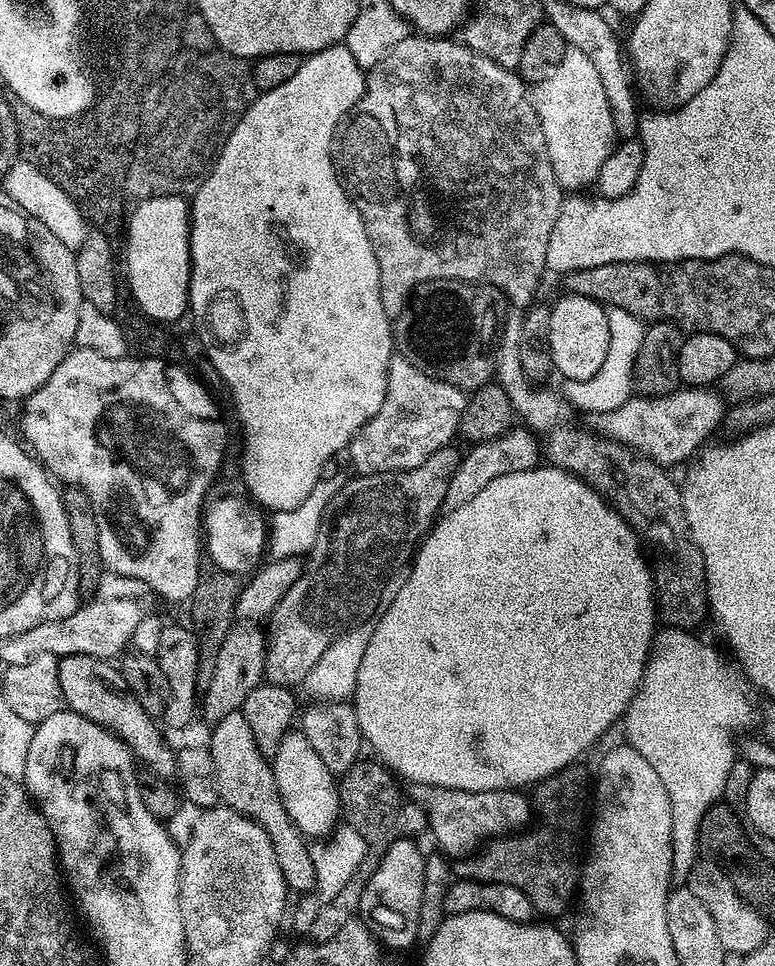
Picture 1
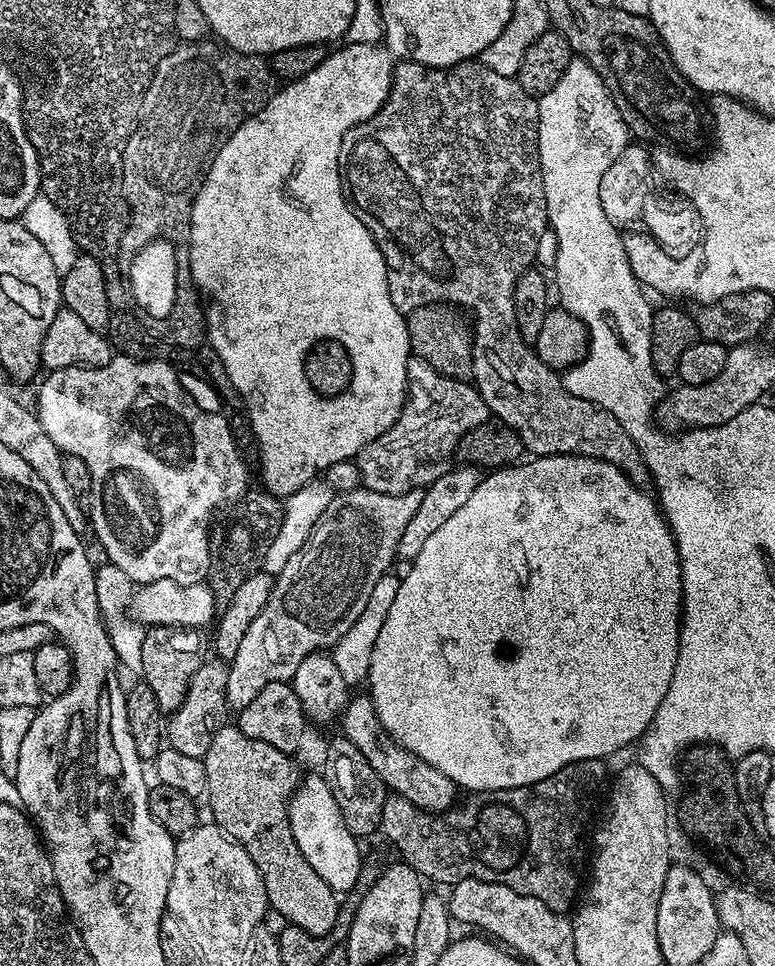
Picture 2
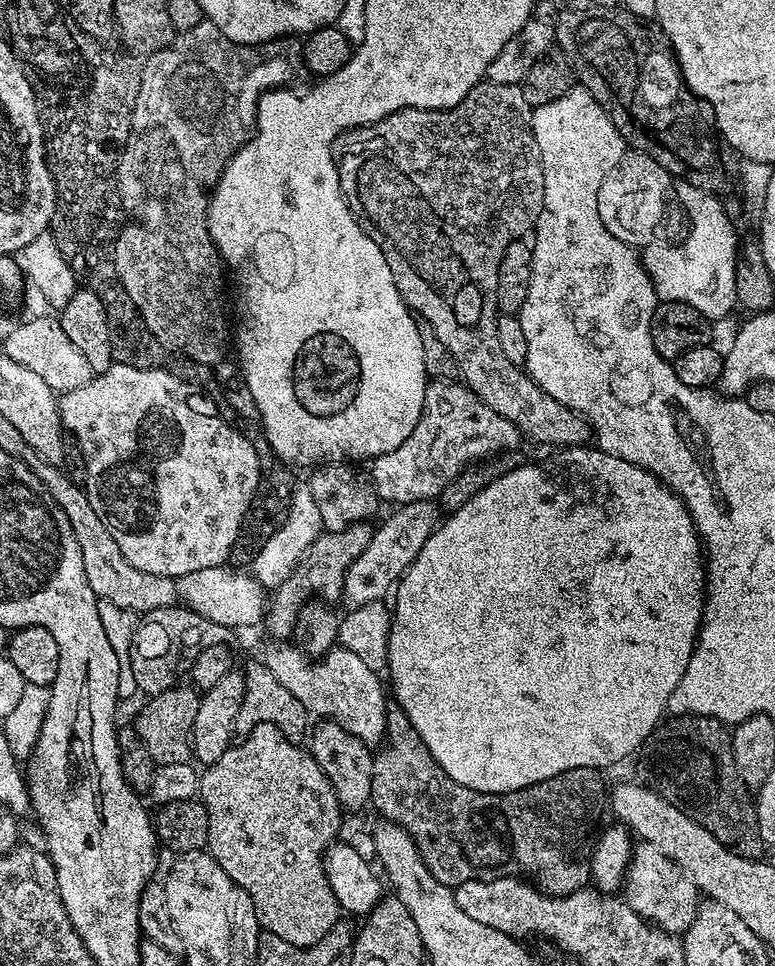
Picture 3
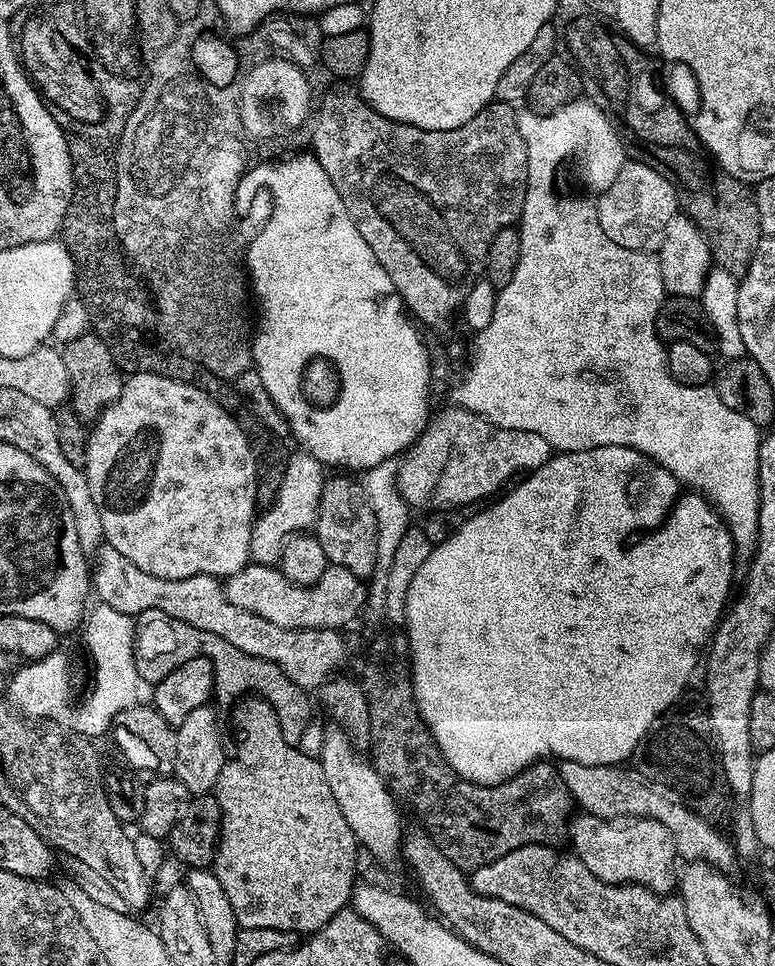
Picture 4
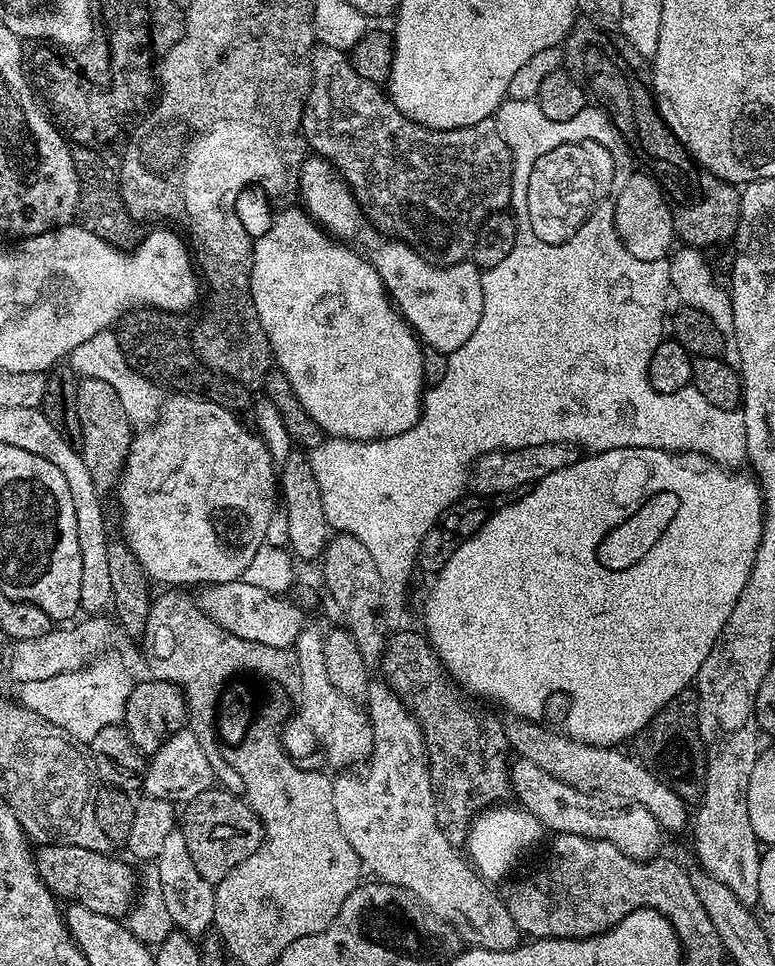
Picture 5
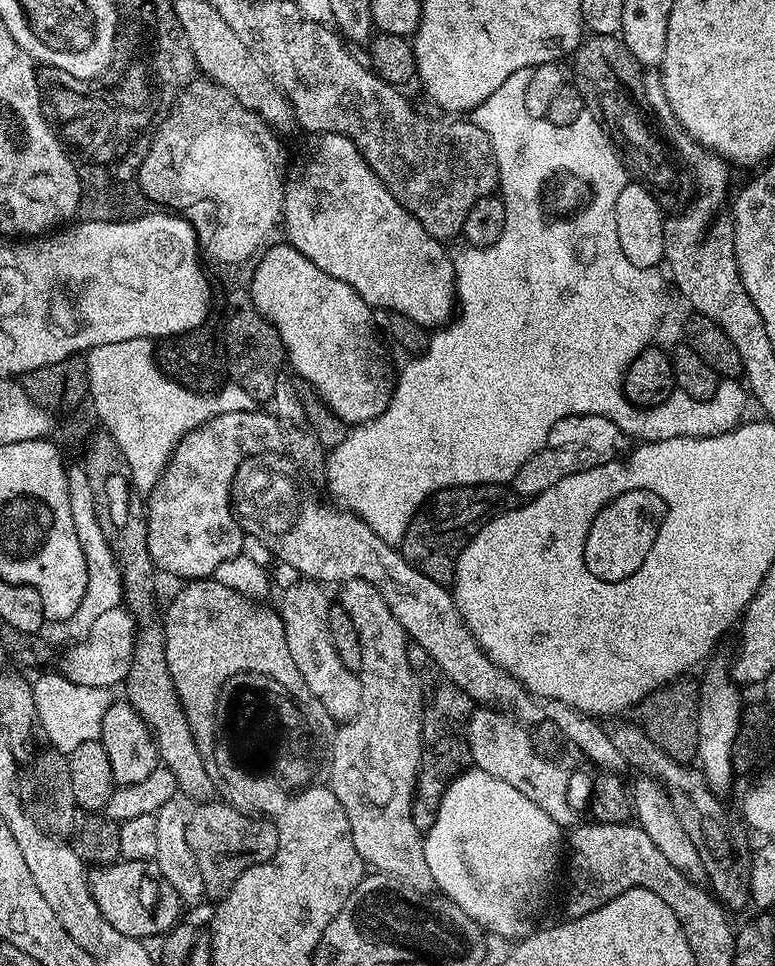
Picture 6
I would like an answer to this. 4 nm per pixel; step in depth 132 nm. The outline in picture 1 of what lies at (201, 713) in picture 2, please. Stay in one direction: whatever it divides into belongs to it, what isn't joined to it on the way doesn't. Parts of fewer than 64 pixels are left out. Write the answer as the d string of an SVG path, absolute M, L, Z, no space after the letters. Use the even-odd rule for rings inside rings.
M236 626L226 634L225 641L218 653L214 676L207 692L203 693L204 716L209 725L217 724L226 714L239 712L245 706L248 695L264 680L264 654L266 651L266 636L256 626Z

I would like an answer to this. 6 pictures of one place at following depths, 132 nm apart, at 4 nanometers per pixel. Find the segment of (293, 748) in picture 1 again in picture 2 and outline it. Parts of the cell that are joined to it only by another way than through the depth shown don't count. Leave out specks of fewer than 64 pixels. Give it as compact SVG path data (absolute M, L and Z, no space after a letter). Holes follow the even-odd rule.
M305 775L299 788L292 794L288 803L288 821L294 834L294 842L298 842L298 850L302 850L302 858L310 862L310 867L337 894L347 894L359 882L359 870L362 863L360 856L361 841L342 822L342 810L338 810L338 802L330 790L328 781L323 775Z

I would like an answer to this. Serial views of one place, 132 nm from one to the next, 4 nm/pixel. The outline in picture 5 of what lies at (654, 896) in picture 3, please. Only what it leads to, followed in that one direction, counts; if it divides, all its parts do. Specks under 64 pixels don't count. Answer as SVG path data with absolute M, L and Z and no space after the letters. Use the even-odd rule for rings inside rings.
M519 758L513 759L510 764L510 788L527 812L534 814L534 818L538 818L538 822L547 831L549 828L549 833L565 832L591 840L605 840L618 846L622 854L635 860L651 860L659 853L656 851L660 848L662 829L654 814L650 814L650 810L620 806L617 812L599 812L592 808L593 797L587 791L572 788L566 782L546 774L546 770L534 766L534 762Z

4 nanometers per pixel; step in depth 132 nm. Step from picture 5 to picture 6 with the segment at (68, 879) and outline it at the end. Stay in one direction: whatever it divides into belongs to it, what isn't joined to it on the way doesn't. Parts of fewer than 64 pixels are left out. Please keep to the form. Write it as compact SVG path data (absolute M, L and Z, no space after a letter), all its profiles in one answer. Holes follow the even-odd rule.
M121 860L107 866L96 866L88 872L88 889L102 910L102 918L130 938L143 942L151 936L164 936L181 923L180 895L162 878L158 866L151 860Z

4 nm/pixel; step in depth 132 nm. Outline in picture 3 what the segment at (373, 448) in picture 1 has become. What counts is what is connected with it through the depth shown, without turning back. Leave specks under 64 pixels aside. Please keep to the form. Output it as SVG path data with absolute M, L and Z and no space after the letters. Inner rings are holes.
M436 378L429 383L425 390L424 409L418 418L418 426L414 426L410 438L406 438L406 442L402 442L402 446L398 446L398 450L390 450L371 461L372 485L376 487L377 497L381 501L389 500L392 506L419 500L432 500L439 497L444 487L465 468L477 462L483 462L501 452L519 449L520 443L522 443L522 437L514 426L514 422L510 422L506 418L502 418L502 414L490 410L490 406L486 406L486 402L479 400L472 393L471 388L460 382Z

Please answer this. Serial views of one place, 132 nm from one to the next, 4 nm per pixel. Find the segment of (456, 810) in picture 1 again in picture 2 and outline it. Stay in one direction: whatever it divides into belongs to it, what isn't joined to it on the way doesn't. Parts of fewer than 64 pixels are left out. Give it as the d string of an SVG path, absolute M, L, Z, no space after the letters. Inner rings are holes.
M367 694L361 696L353 695L344 707L344 715L338 721L339 727L344 727L343 739L354 742L358 750L362 750L362 755L366 757L366 762L374 766L374 774L382 778L385 788L389 793L406 798L414 806L418 806L423 812L435 812L437 814L446 811L457 803L458 789L442 770L434 770L422 758L418 758L410 750L400 747L400 743L384 729L378 714L372 705L372 698Z

